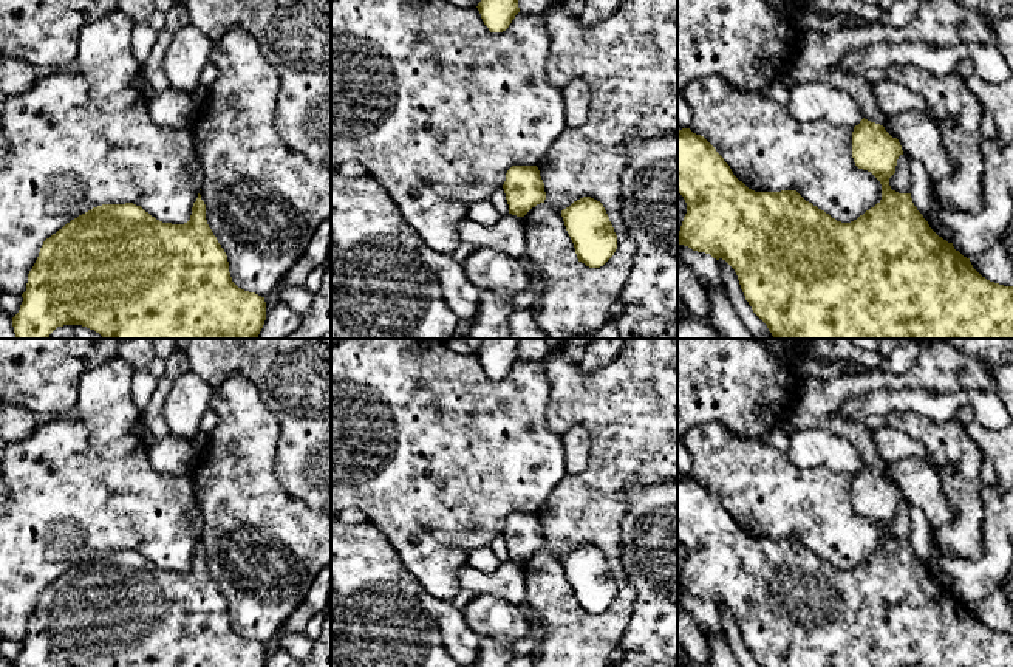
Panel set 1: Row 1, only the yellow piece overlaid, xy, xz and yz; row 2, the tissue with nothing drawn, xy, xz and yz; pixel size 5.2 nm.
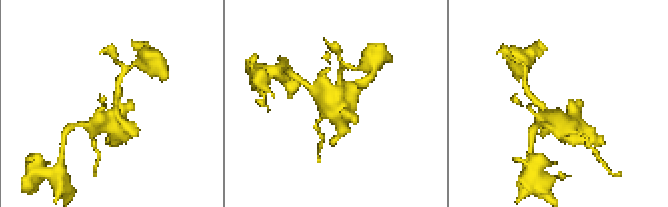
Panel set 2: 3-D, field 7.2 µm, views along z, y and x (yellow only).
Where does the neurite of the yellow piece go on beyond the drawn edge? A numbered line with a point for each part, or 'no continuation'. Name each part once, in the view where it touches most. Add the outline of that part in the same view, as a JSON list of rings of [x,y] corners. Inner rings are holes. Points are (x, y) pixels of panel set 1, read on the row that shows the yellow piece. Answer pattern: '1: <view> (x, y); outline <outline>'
no continuation

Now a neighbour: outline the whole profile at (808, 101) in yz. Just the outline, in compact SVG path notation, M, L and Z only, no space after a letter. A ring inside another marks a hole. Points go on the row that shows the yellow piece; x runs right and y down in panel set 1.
M824 82L790 87L787 110L800 121L826 119L852 128L863 119L858 102L849 93Z

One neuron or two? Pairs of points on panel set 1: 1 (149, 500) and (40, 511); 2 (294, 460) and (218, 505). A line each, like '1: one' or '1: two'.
1: one
2: two

